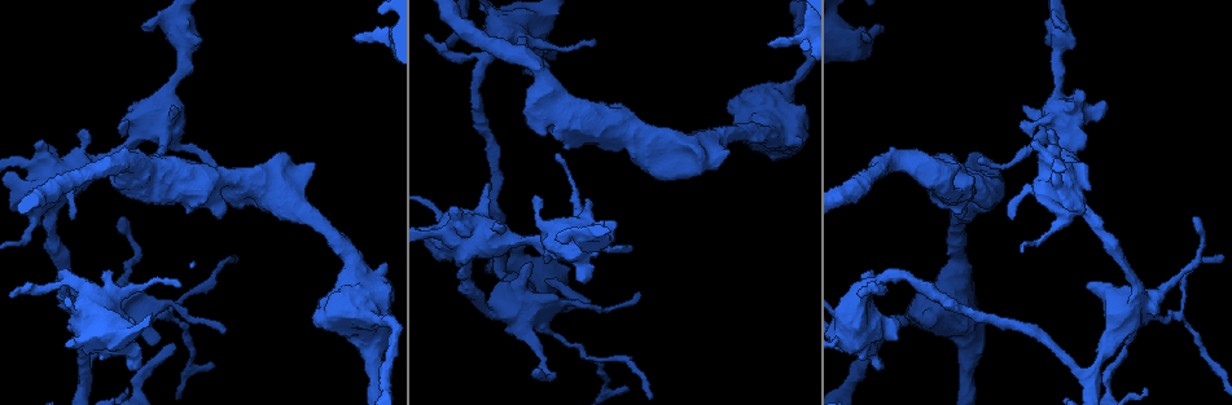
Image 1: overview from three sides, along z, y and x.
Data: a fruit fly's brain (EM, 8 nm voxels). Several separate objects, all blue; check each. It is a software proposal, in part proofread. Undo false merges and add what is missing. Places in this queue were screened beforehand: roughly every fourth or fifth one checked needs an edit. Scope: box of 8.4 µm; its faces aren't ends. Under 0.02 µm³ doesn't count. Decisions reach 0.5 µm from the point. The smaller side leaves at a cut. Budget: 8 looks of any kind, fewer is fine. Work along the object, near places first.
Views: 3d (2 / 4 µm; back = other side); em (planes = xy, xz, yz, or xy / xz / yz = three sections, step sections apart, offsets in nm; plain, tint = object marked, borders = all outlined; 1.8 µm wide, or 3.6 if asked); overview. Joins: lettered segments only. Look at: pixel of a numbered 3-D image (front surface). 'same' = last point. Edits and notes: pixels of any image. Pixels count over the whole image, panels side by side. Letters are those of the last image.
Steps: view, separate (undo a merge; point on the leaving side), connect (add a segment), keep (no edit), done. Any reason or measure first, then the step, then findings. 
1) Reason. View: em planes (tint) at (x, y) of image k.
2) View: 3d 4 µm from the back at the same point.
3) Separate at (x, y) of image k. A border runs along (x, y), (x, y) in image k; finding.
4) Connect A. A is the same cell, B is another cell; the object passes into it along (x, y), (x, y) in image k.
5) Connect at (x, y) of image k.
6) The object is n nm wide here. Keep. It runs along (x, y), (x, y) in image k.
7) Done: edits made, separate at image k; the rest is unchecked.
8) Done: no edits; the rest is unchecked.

Sudden change in width. View: 3d 4 µm from the back at (869, 327) of image 1.

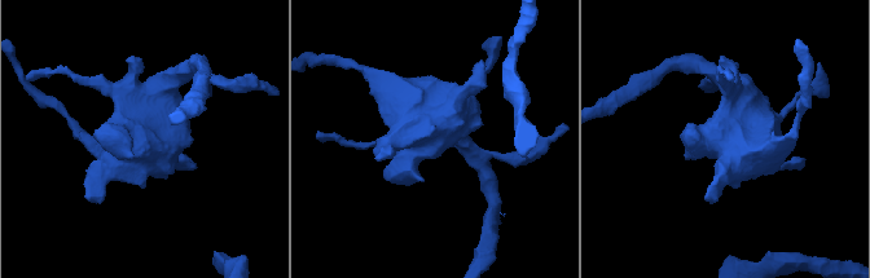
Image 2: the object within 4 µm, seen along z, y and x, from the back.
View: em yz step 8 (tint) at (731, 139) of image 2.

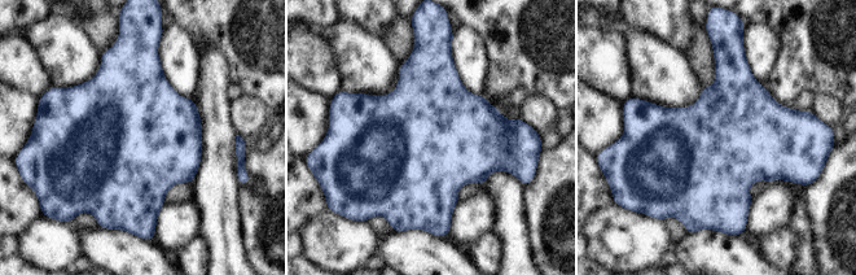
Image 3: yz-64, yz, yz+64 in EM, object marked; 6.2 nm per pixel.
Another direction. View: em planes (borders) at the same point.

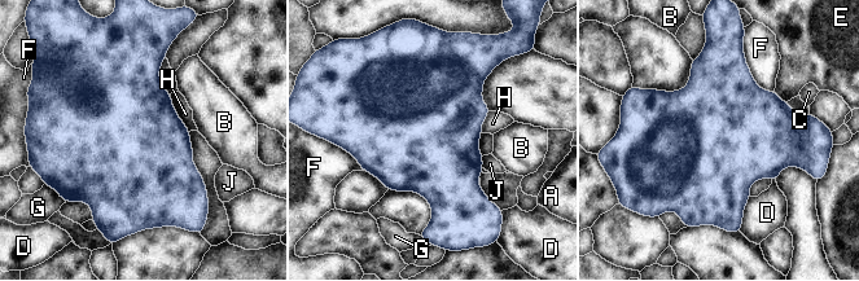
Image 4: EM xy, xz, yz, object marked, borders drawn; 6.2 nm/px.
Keep. A, B, C, D, E, F, G, H and J are other cells; a border runs along (170, 95), (172, 108), (189, 131) in image 4; all the same neuron.

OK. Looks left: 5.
Stops while still wide. View: 3d 4 µm at (144, 294) of image 1.

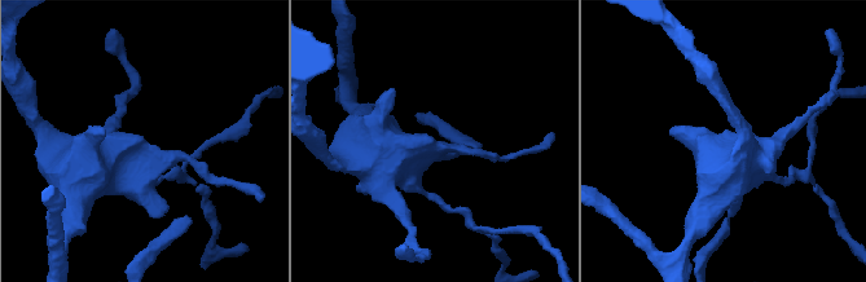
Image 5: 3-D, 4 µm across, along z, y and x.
Now the EM. View: em planes (borders) at (433, 138) of image 5.

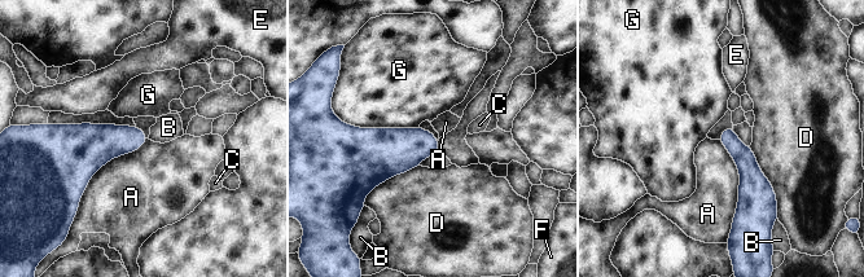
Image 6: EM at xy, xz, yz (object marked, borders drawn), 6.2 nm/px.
Keep. A, B, C, D, E, F and G are other cells; a border runs along (718, 140), (738, 175), (732, 228) in image 6; no lettered segment goes on from it.

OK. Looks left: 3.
Free end. View: 3d 4 µm at (1023, 107) of image 1.

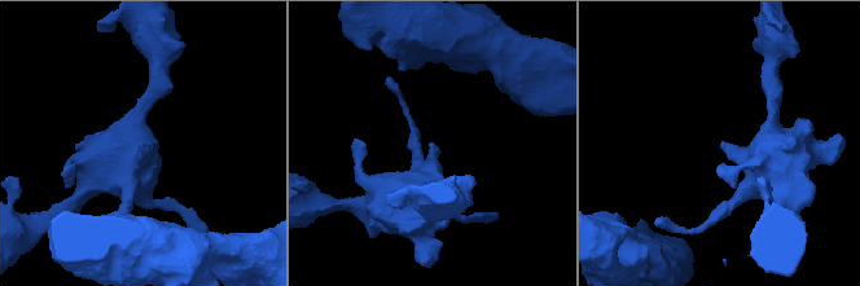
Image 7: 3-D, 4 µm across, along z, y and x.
Shape alone is not enough. View: em planes (borders) at (140, 144) of image 7.

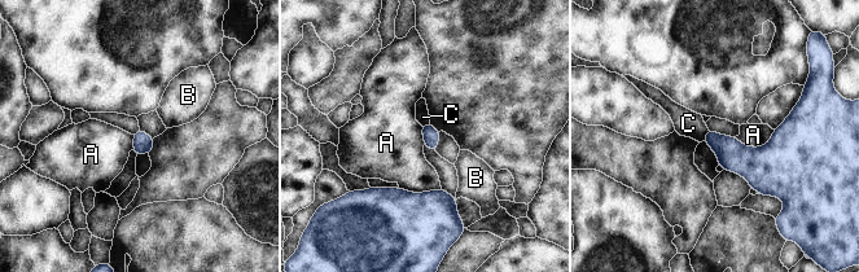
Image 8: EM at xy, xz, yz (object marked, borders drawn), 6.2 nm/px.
Keep. A, B and C are other cells; a border runs along (774, 130), (757, 147), (736, 136) in image 8; no lettered segment goes on from it.

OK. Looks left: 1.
Done: no edits; the rest is unchecked.

